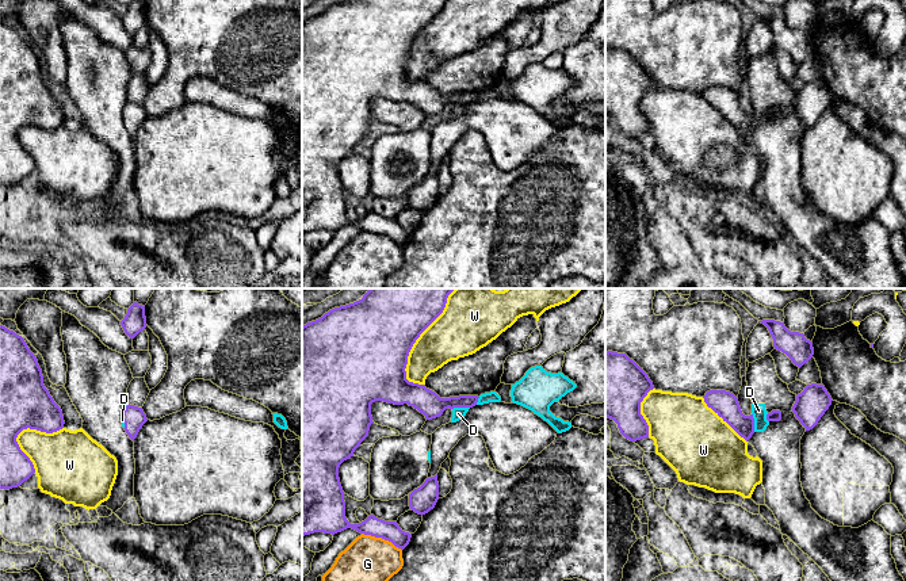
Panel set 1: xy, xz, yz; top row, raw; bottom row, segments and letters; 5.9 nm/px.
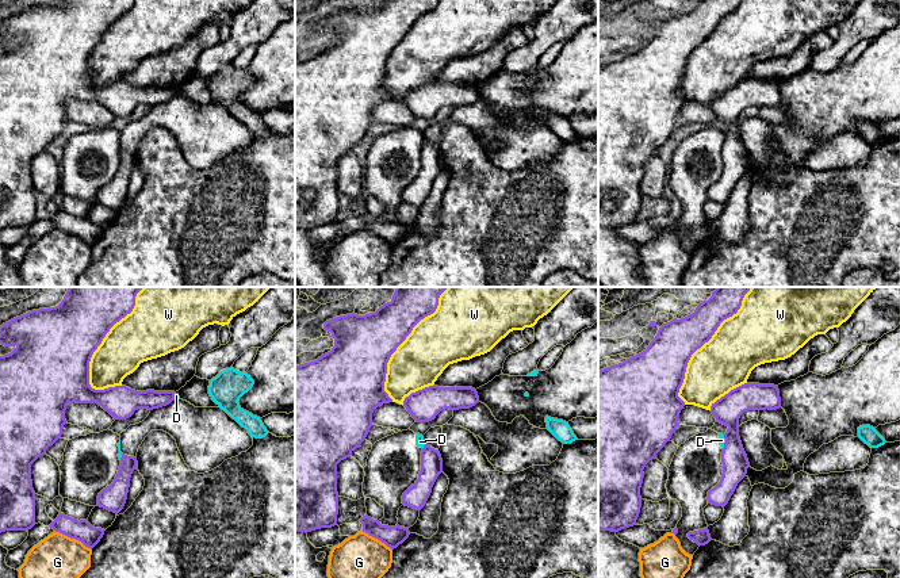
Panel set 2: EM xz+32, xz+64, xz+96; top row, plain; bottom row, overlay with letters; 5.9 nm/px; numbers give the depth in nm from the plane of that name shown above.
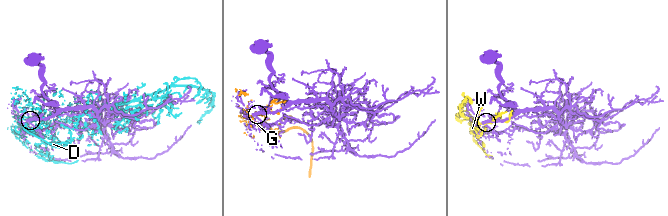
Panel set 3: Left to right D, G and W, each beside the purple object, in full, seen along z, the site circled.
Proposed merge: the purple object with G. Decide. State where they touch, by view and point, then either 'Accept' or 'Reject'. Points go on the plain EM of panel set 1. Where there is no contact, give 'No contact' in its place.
Touches purple at xz (382, 234). Reject

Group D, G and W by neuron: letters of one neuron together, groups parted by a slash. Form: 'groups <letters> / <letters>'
groups D / G W

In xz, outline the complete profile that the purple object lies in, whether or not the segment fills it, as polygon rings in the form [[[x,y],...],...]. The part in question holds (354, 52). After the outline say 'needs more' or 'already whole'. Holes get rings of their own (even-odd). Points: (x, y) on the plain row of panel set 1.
[[[349,0],[345,3],[335,4],[325,9],[321,15],[307,19],[302,23],[302,233],[314,229],[337,230],[347,225],[352,225],[360,230],[382,234],[391,238],[395,244],[404,246],[412,234],[412,230],[400,225],[397,218],[385,218],[382,215],[370,211],[364,218],[359,221],[351,221],[345,214],[345,198],[344,188],[339,175],[340,161],[353,153],[355,146],[368,133],[370,122],[374,119],[371,112],[371,100],[375,98],[383,98],[394,102],[408,100],[425,112],[427,116],[436,115],[443,111],[446,106],[454,104],[473,104],[478,99],[478,92],[459,92],[450,95],[440,95],[435,88],[427,85],[424,81],[413,80],[406,76],[406,61],[409,49],[420,34],[420,31],[443,9],[446,0]]]; already whole

